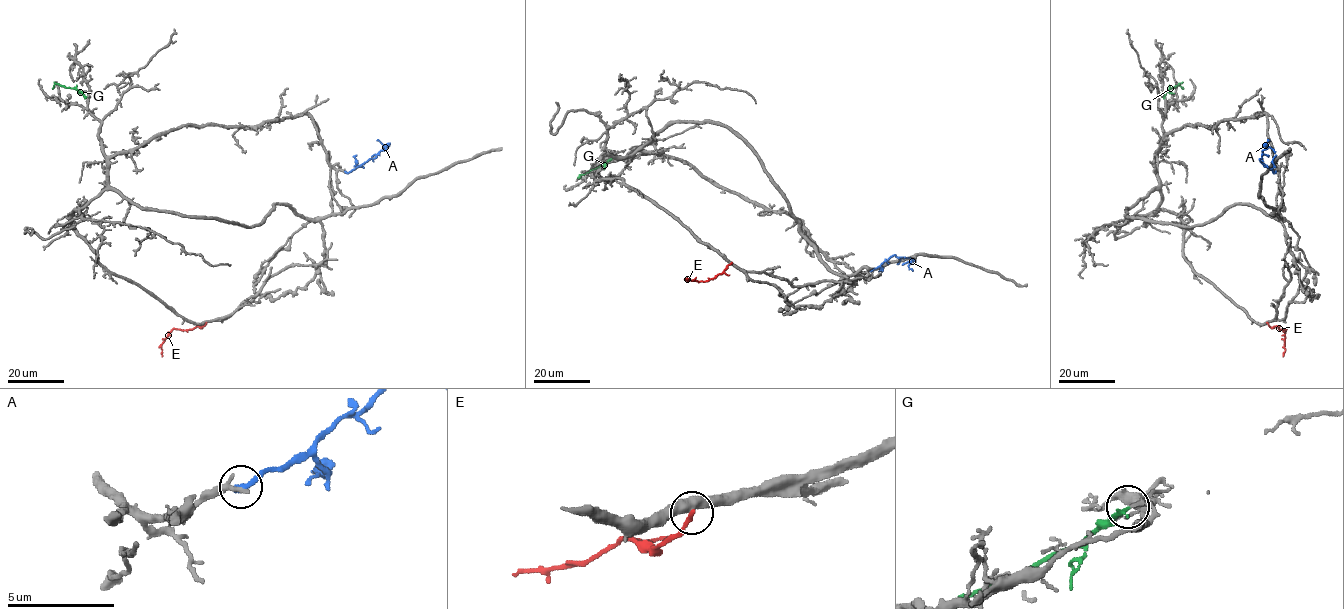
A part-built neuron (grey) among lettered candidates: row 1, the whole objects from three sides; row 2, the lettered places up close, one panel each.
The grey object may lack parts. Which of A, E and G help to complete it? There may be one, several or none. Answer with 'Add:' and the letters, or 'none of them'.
Add: G

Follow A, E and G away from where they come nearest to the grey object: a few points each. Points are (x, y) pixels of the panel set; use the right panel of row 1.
A: (1275, 172), (1260, 160), (1265, 148), (1270, 147), (1274, 152)
E: (1267, 323), (1270, 327), (1286, 328), (1283, 356)
G: (1163, 96), (1178, 84), (1181, 88)

